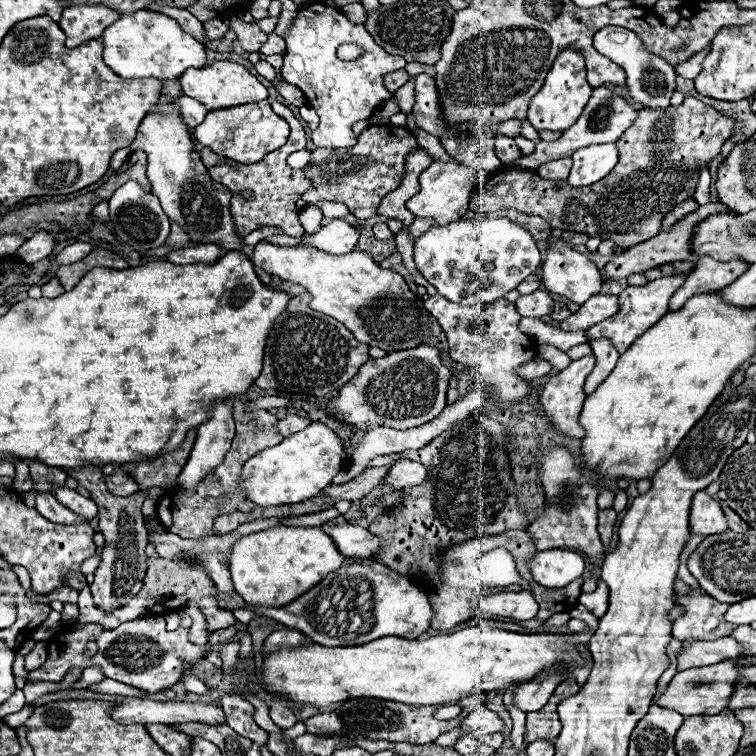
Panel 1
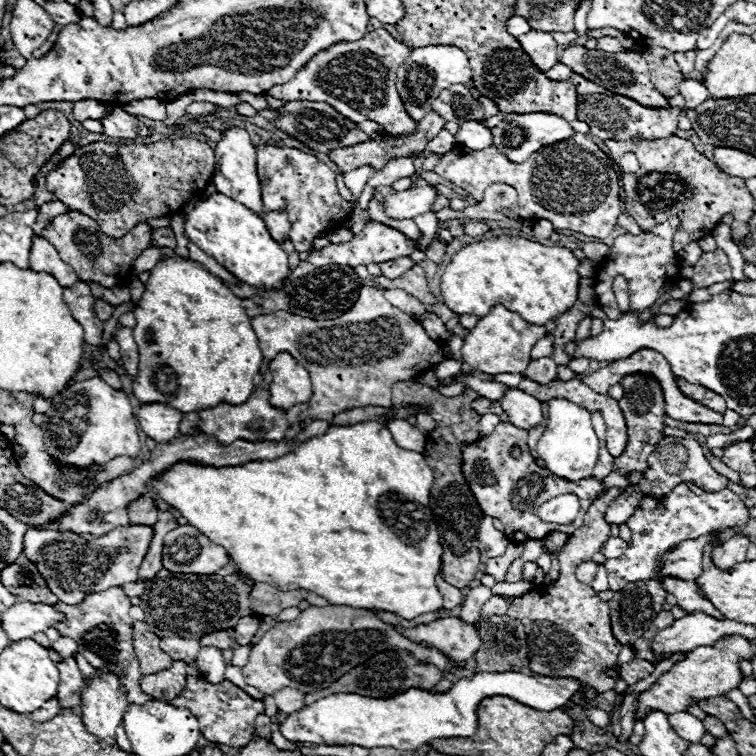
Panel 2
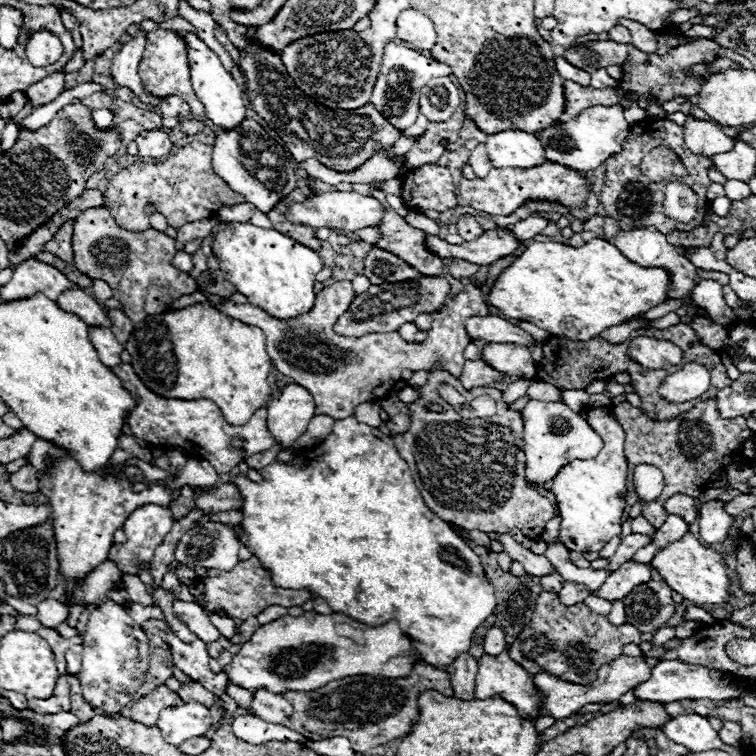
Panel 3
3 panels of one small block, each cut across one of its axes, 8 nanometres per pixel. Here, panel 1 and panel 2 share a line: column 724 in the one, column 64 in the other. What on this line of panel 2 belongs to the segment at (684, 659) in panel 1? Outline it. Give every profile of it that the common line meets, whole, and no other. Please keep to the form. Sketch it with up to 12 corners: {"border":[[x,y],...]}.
{"border":[[60,636],[52,648],[62,656],[74,656],[78,644]]}

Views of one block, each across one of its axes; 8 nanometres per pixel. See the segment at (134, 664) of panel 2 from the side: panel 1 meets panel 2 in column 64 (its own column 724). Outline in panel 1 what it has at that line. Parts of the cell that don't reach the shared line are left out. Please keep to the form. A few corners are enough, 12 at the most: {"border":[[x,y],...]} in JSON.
{"border":[[698,586],[678,596],[684,610],[672,628],[678,640],[716,640],[736,628],[728,604]]}

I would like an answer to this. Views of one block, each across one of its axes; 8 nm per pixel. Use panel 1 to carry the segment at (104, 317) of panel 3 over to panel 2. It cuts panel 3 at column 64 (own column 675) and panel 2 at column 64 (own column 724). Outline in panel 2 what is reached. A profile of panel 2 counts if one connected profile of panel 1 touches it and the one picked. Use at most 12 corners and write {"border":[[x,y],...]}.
{"border":[[32,236],[32,270],[64,288],[80,280],[48,240]]}

